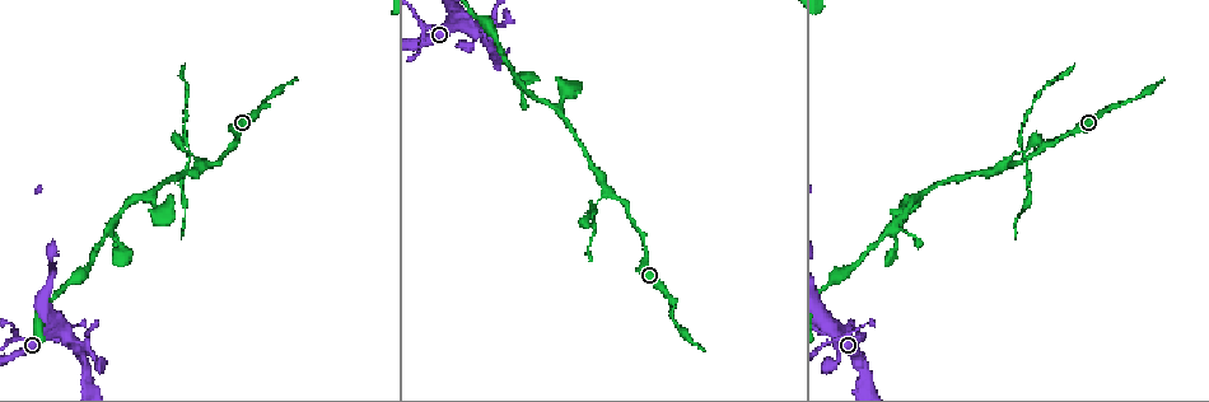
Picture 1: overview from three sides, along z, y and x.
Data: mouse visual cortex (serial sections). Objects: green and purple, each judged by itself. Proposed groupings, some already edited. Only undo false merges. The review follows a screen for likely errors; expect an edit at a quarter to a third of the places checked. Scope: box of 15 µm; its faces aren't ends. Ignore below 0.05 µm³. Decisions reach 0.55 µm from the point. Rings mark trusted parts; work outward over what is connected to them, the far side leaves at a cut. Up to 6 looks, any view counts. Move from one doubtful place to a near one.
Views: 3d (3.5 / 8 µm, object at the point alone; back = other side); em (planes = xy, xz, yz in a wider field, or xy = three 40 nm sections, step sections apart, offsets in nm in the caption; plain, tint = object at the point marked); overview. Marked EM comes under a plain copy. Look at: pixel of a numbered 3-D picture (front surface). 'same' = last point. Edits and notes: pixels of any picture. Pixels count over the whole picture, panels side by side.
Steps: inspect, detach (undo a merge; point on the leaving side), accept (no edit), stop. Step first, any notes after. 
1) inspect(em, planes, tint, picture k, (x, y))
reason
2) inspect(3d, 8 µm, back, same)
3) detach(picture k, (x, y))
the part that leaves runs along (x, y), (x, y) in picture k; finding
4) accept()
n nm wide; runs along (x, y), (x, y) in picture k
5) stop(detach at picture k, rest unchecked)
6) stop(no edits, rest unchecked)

inspect(3d, 3.5 µm, back, picture 1, (1021, 150))
narrows sharply

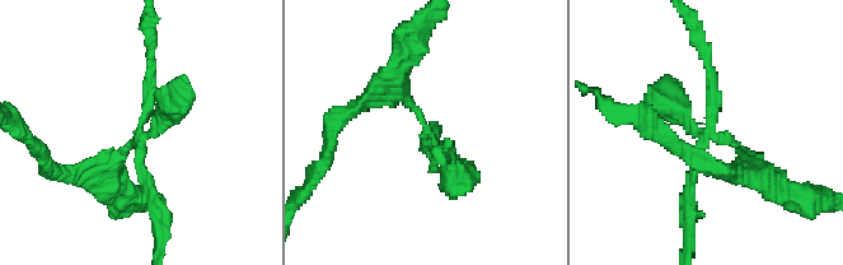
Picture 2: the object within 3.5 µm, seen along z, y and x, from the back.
inspect(em, planes, tint, picture 2, (141, 129))
4 arms; arms of 150, 150, 250, 300 nm; now the EM

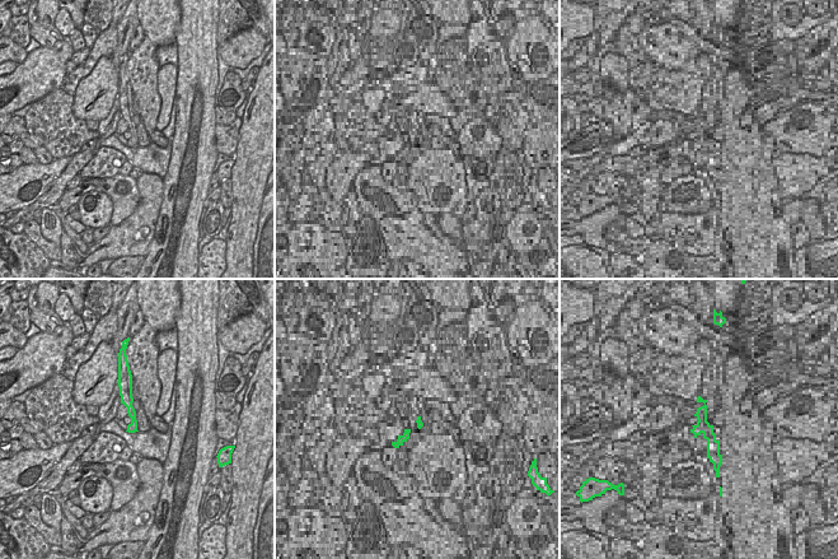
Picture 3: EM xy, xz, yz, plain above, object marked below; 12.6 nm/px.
detach(picture 2, (710, 83))
border along (131, 419), (136, 422) in picture 3; two cells meet here

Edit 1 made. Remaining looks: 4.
inspect(overview)

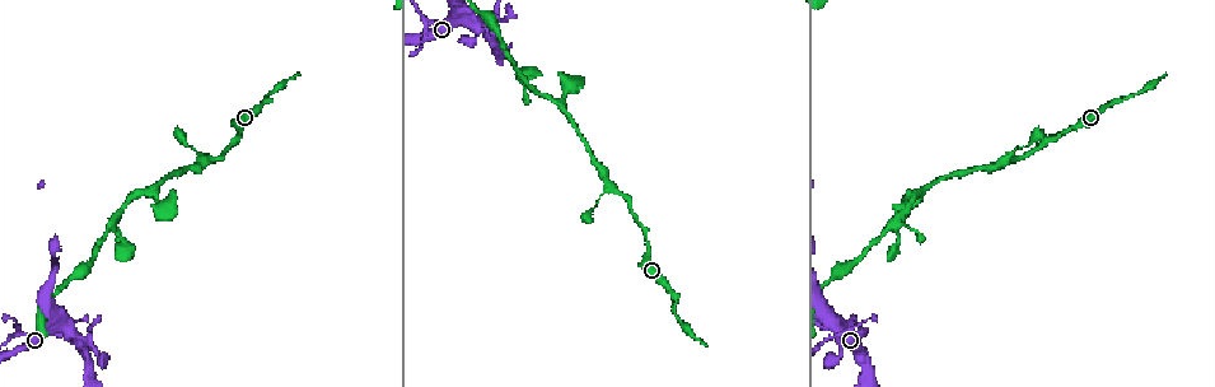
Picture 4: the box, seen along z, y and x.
inspect(3d, 3.5 µm, picture 4, (152, 187))
side arm on a straight run

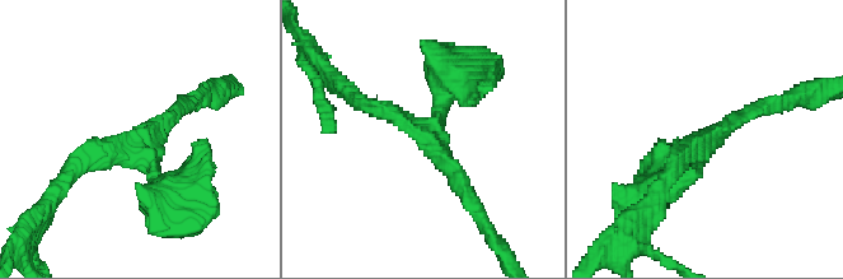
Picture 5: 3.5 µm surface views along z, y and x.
inspect(em, xy, step 5, tint, picture 5, (428, 138))
3 arms; arms of 200, 200, 250 nm; need the tissue

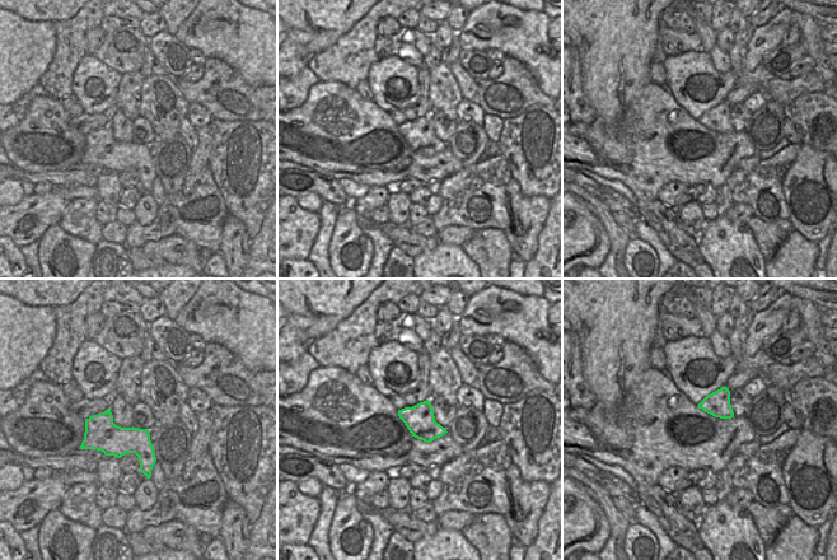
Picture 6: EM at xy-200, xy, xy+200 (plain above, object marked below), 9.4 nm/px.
accept()
280 nm wide; runs along (469, 194), (415, 125), (356, 100) in picture 5; all the same cell

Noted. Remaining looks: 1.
stop(detach at picture 2, rest unchecked)

